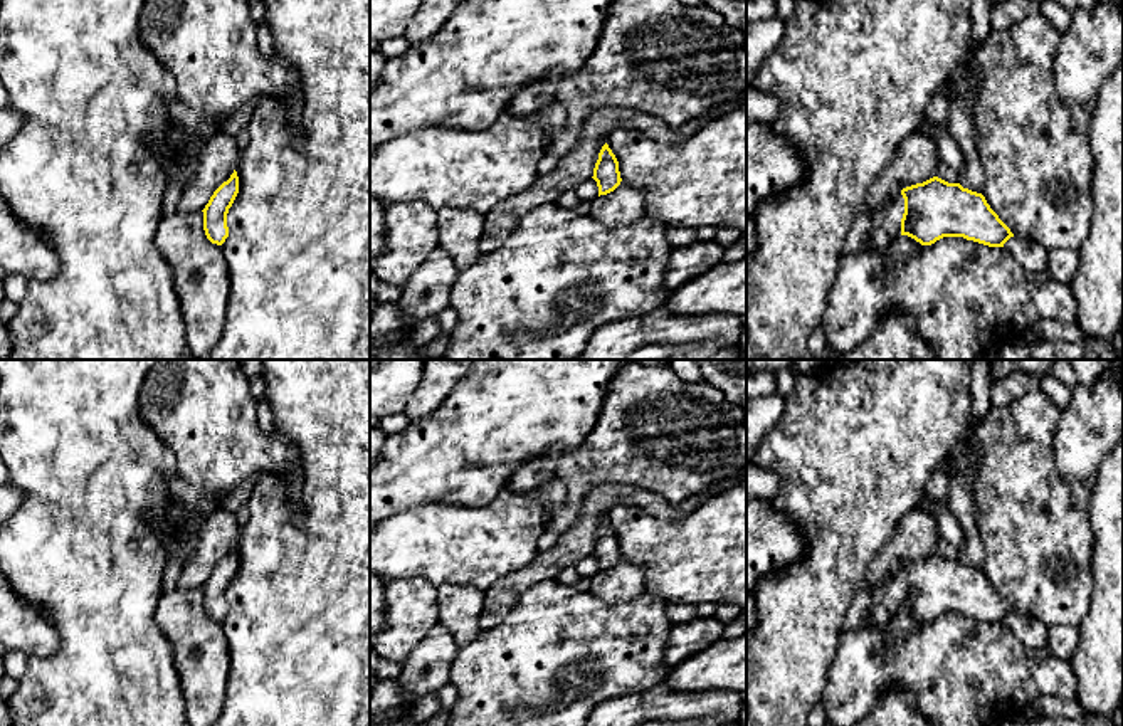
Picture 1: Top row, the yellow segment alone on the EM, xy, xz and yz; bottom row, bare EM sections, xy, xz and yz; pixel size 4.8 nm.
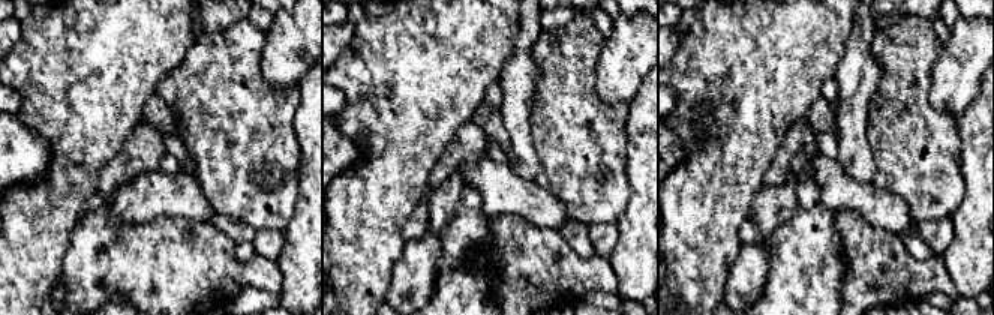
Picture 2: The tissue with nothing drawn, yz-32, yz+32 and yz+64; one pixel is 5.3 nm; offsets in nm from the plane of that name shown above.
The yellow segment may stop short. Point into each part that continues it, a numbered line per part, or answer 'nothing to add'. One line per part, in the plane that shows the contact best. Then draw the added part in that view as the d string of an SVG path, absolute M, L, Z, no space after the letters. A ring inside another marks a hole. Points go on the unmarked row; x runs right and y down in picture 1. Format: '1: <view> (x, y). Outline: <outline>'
1: yz (886, 599). Outline: M901 568L893 571L879 587L869 587L873 595L869 613L874 623L888 625L901 612L901 595L904 590L904 575Z

